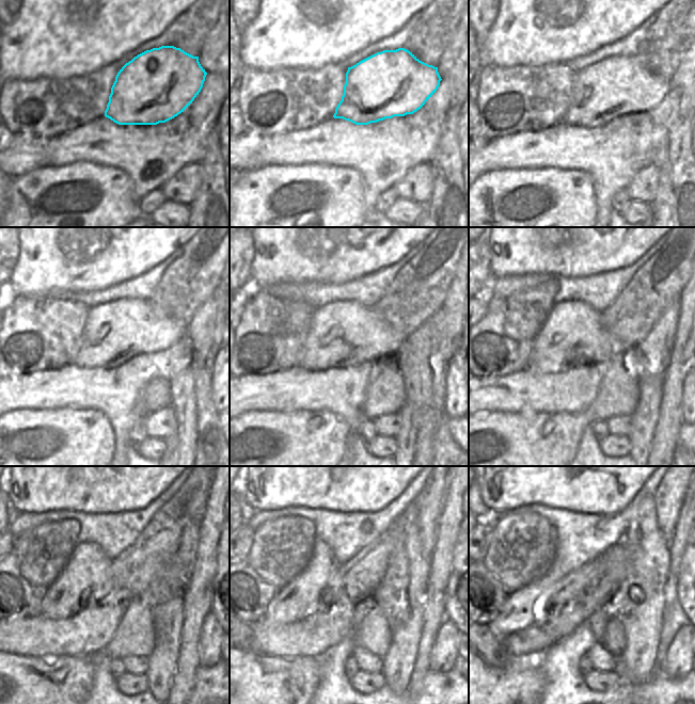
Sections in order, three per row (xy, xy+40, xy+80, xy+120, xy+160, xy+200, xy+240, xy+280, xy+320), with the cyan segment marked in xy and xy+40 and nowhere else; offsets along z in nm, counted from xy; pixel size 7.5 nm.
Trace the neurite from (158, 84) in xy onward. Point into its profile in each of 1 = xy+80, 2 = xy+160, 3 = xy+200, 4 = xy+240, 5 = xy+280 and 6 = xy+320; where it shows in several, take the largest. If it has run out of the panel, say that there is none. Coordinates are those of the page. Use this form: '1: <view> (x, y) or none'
1: xy+80 (616, 85)
2: xy+160 (341, 334)
3: xy+200 (572, 335)
4: xy+240 (88, 577)
5: xy+280 (301, 597)
6: xy+320 (520, 610)

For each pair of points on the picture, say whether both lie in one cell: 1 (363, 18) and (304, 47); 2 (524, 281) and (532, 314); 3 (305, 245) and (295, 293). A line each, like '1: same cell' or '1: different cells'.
1: same cell
2: different cells
3: different cells

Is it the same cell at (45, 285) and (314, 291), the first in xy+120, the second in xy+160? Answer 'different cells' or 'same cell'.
different cells

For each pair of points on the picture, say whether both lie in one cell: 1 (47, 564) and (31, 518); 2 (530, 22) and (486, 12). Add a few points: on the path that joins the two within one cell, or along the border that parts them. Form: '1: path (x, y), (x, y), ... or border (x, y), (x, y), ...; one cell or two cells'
1: border (59, 521), (42, 523), (21, 533); two cells
2: border (498, 11), (494, 21), (485, 36); two cells

